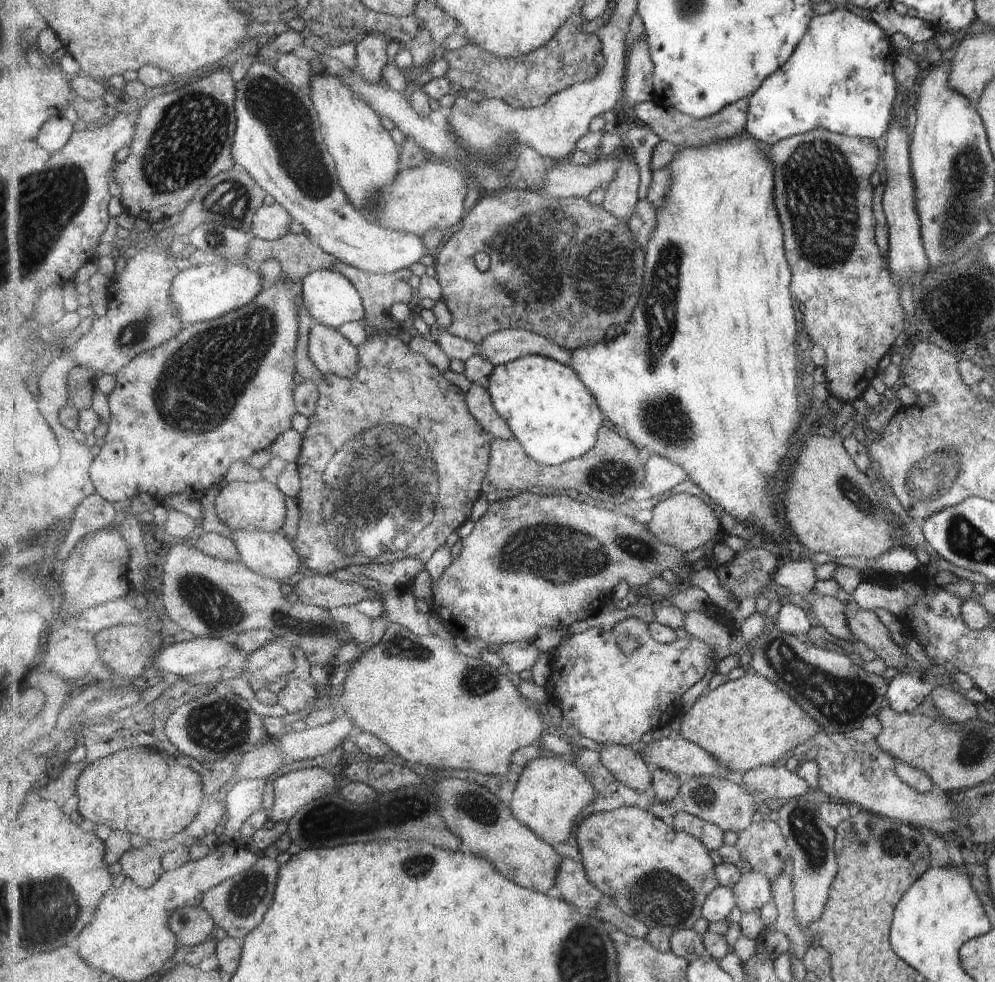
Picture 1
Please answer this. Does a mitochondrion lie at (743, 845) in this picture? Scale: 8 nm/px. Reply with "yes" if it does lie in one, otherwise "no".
no

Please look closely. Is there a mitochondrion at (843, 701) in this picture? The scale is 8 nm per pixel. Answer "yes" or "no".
yes

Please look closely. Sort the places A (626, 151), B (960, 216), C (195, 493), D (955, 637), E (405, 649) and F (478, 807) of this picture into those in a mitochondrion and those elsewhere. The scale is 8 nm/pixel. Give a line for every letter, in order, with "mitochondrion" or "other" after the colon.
A: other
B: mitochondrion
C: other
D: other
E: mitochondrion
F: mitochondrion

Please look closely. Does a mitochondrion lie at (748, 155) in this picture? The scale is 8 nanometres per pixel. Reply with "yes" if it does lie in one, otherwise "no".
no

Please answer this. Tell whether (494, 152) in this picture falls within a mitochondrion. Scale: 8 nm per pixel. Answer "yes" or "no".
yes

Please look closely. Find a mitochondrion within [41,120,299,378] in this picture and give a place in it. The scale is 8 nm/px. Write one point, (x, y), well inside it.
(228, 200)

